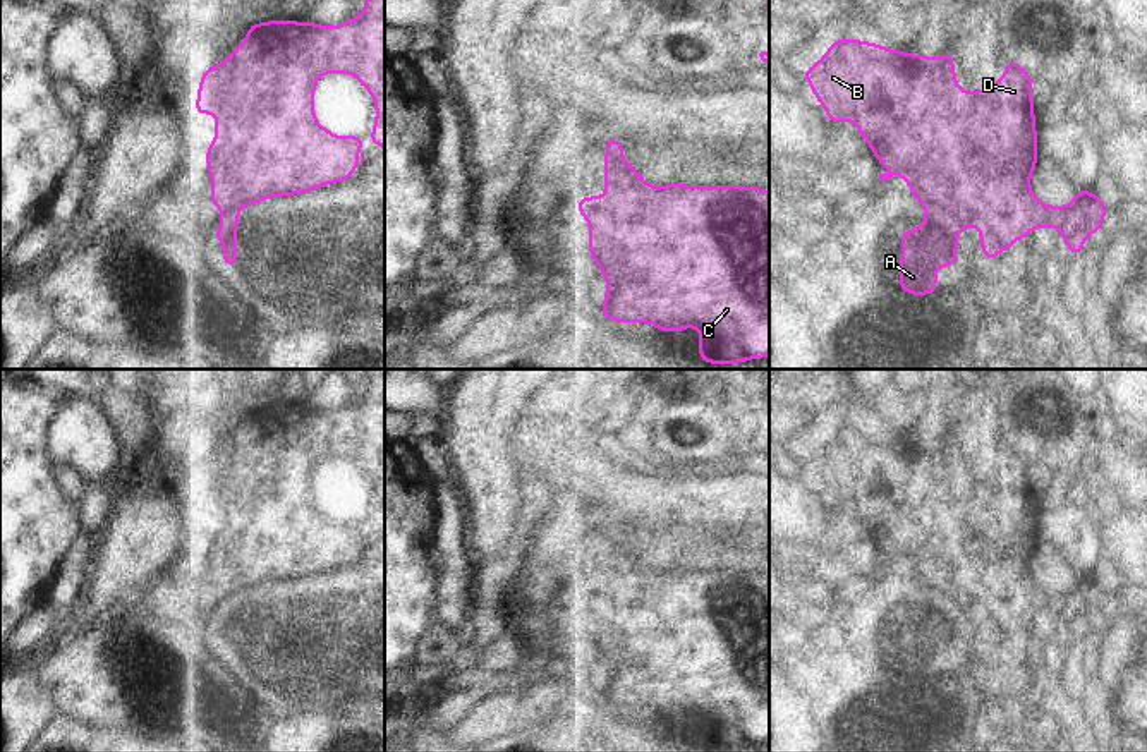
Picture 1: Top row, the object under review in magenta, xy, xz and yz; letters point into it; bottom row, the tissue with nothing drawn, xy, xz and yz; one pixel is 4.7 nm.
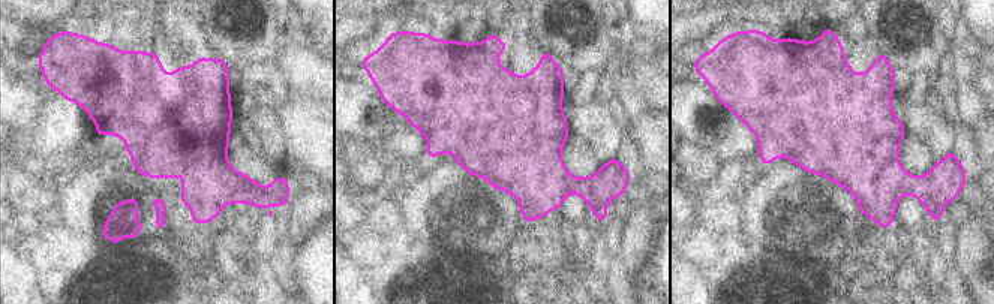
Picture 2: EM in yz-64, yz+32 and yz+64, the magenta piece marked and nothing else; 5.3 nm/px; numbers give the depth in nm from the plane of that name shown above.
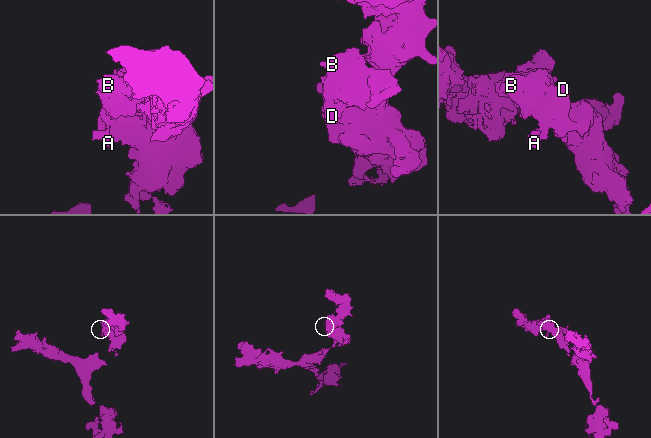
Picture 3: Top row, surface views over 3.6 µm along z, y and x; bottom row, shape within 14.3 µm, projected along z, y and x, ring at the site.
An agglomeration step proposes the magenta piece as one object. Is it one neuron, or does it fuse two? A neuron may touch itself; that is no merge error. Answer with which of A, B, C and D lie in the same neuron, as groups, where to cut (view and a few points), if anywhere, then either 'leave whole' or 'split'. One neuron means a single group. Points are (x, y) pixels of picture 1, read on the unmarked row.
A / B C D; cut in yz along (926, 586), (953, 594), (962, 608); split

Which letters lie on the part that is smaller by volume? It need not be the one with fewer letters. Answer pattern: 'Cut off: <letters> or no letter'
Cut off: A

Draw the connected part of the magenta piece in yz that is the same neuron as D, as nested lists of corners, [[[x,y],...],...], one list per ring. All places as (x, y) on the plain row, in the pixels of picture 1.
[[[838,424],[804,460],[829,506],[852,505],[877,546],[889,553],[879,558],[879,565],[891,565],[898,555],[900,563],[910,568],[913,584],[955,594],[963,611],[979,611],[980,637],[987,644],[1011,634],[1015,620],[1025,625],[1035,611],[1059,613],[1073,640],[1082,639],[1082,627],[1094,615],[1102,615],[1106,585],[1094,577],[1082,573],[1065,592],[1046,591],[1034,580],[1029,570],[1037,543],[1032,462],[1015,445],[999,467],[963,477],[956,469],[953,438],[936,445],[876,428]]]

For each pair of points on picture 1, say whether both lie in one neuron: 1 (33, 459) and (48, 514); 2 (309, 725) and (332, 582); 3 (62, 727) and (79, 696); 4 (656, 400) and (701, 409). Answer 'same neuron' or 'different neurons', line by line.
1: same neuron
2: different neurons
3: different neurons
4: different neurons

